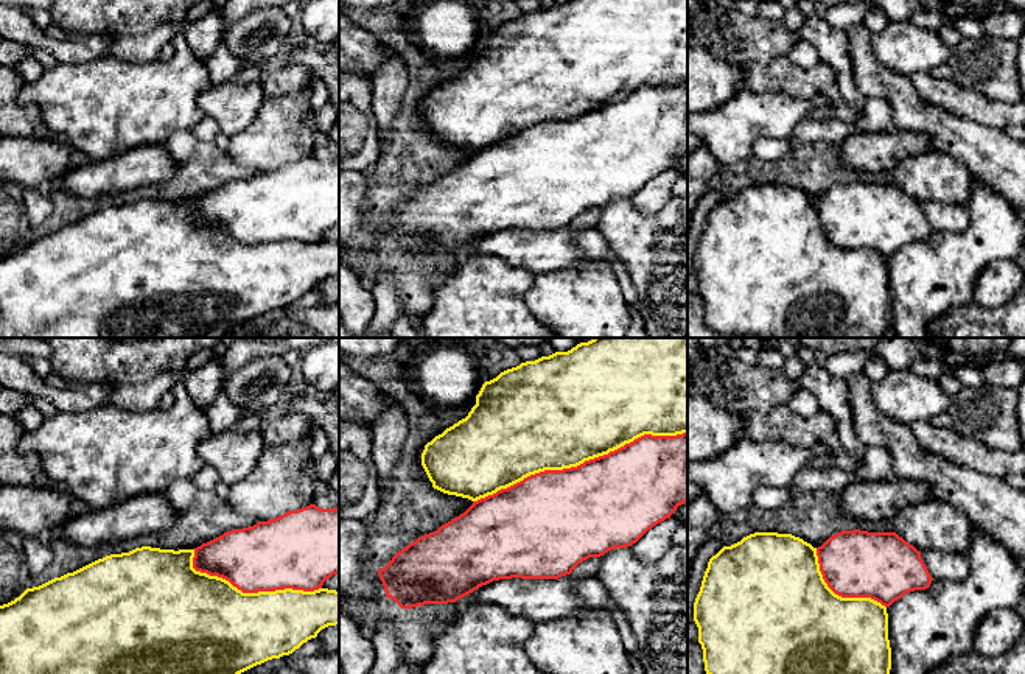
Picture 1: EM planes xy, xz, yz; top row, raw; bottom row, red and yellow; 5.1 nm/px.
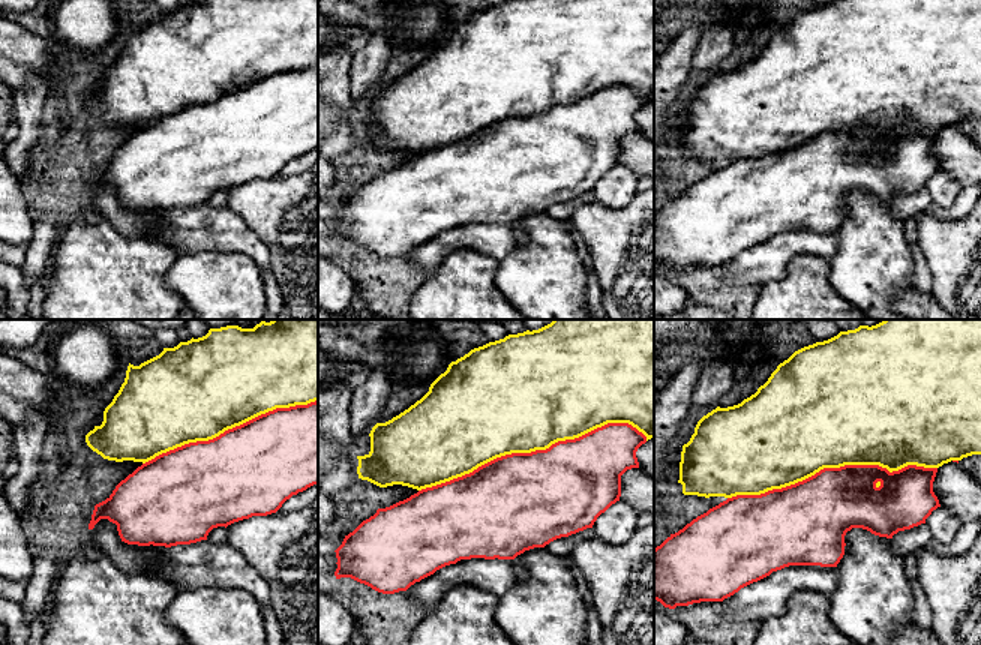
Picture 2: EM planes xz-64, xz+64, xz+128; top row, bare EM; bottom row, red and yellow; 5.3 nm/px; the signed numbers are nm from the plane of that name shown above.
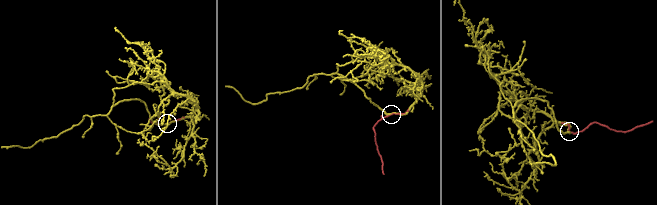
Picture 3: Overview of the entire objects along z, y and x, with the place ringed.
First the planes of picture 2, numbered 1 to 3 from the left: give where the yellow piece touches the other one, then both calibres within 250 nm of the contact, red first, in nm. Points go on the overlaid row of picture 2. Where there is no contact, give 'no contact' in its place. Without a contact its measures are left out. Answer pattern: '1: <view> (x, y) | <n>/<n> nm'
1: xz-64 (230, 429) | 500/500 nm
2: xz+64 (533, 452) | 500/500 nm
3: xz+128 (831, 468) | 380/500 nm

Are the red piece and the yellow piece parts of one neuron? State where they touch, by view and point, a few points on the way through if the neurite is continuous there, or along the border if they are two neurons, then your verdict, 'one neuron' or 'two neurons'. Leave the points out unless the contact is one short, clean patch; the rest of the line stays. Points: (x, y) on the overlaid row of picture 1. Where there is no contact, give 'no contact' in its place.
xz (580, 464) | one neuron

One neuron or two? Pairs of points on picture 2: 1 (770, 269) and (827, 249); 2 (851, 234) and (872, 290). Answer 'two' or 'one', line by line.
1: one
2: one

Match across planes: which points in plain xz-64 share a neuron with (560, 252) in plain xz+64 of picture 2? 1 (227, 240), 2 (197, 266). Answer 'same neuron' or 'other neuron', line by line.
1: other neuron
2: same neuron

